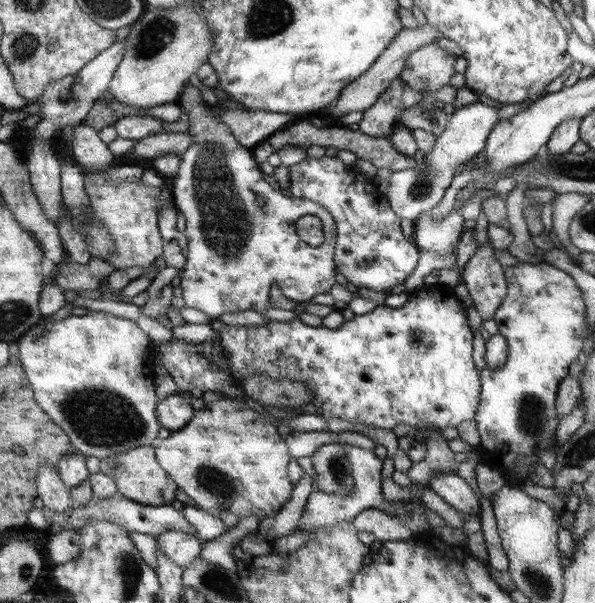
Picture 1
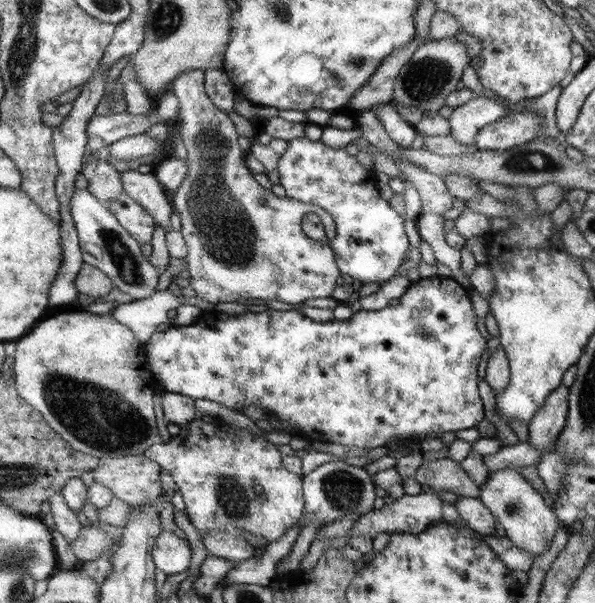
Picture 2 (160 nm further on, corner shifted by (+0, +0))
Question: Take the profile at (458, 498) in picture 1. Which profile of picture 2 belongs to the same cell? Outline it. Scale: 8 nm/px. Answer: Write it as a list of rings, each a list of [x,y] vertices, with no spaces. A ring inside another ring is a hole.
[[[458,495],[458,503],[454,504],[460,521],[467,528],[475,531],[479,535],[494,535],[494,527],[498,522],[495,514],[477,497],[462,497]]]

